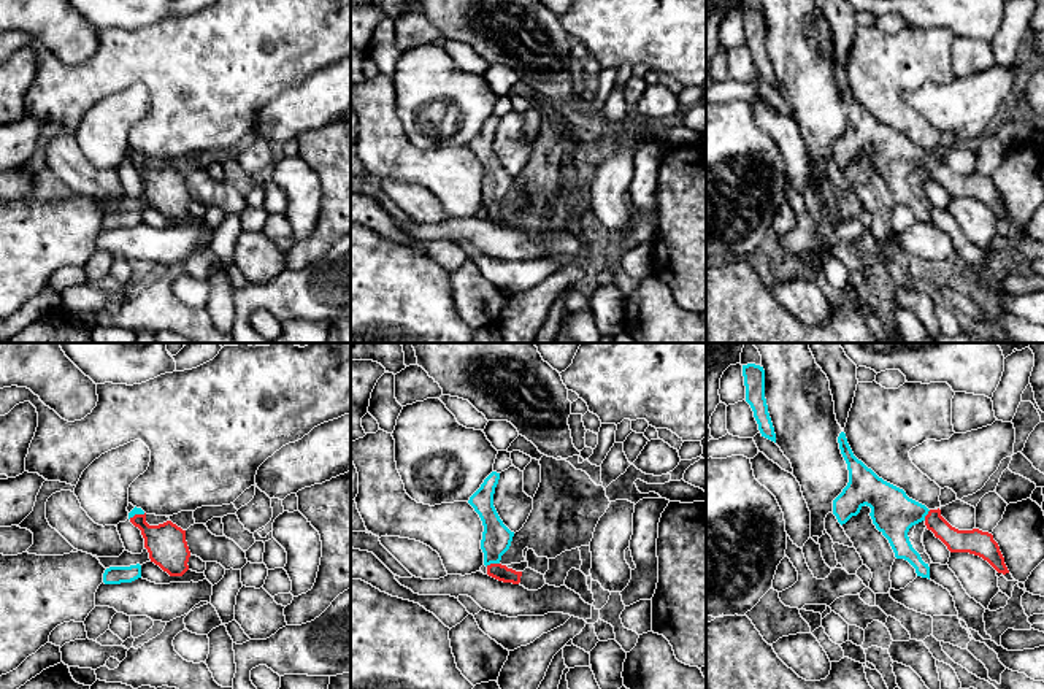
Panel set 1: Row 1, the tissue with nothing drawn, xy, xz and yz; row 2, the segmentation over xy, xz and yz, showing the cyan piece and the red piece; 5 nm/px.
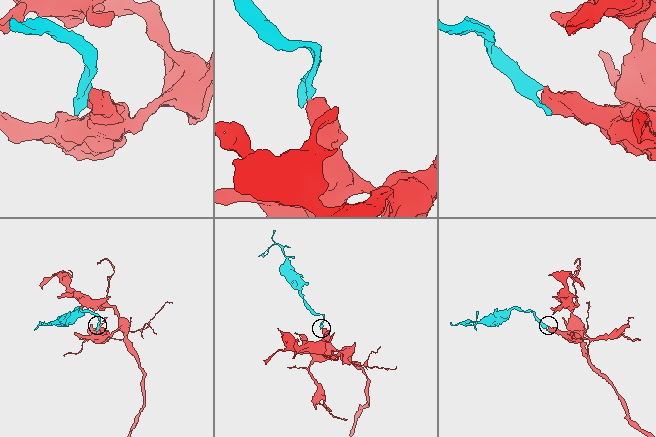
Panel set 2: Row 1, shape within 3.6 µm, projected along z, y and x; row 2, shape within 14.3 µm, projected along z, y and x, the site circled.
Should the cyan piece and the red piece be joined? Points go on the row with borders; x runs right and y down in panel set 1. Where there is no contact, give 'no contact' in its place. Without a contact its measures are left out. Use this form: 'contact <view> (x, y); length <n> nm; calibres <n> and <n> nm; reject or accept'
contact xz (492, 562); length 70 nm; calibres 150 and 80 nm; accept

